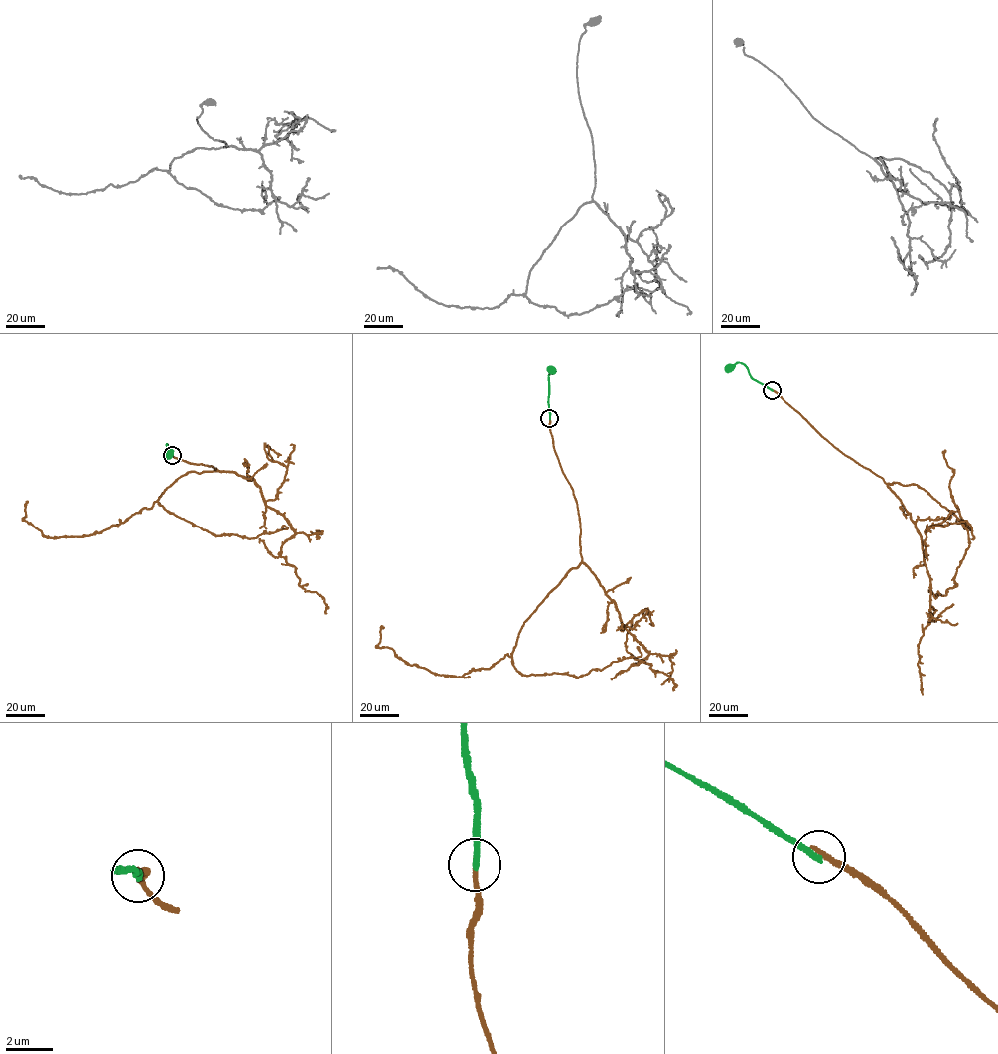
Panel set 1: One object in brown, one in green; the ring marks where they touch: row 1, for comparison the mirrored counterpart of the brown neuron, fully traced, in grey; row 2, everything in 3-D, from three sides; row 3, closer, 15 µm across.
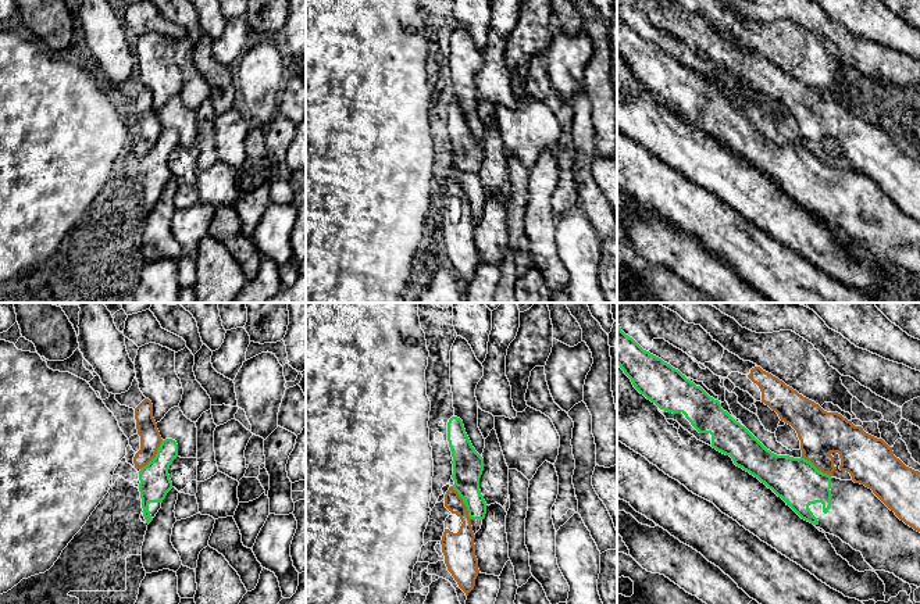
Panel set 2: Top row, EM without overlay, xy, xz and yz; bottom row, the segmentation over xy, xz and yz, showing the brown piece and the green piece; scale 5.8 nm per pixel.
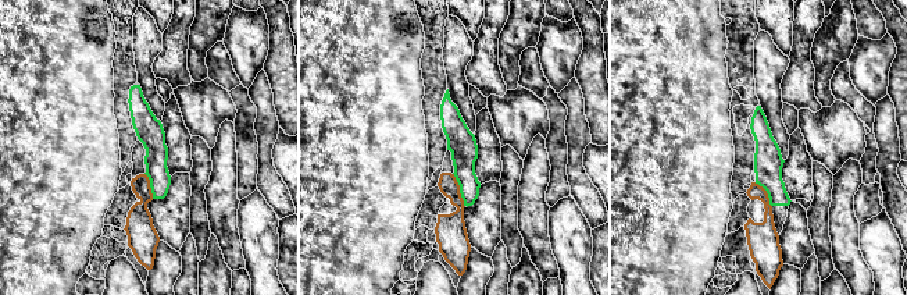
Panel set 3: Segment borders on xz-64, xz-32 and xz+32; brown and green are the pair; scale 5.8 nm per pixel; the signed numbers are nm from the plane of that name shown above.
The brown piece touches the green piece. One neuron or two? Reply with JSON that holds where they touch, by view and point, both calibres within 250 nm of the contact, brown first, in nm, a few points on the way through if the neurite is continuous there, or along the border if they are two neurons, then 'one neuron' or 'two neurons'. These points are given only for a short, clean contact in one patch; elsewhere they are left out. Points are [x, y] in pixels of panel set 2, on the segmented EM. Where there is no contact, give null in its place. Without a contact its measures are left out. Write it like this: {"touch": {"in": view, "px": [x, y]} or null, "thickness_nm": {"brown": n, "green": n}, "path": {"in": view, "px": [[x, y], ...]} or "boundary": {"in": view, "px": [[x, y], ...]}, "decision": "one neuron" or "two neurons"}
{"touch": {"in": "xz", "px": [463, 503]}, "thickness_nm": {"brown": 160, "green": 180}, "boundary": {"in": "xz", "px": [[450, 486], [462, 499], [470, 519]]}, "decision": "two neurons"}

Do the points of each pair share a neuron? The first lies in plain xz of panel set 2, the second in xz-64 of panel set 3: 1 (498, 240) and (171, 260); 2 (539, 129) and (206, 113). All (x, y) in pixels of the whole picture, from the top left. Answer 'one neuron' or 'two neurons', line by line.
1: two neurons
2: one neuron

